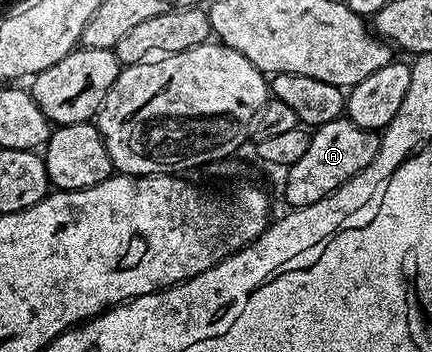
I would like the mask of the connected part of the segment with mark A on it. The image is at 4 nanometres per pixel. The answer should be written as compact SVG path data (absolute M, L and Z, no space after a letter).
M348 118L324 122L318 128L313 129L307 152L300 157L300 162L296 162L284 172L286 200L290 203L289 207L296 209L312 206L324 200L326 196L332 194L356 174L367 171L372 158L376 158L379 152L379 139L378 132L356 126L356 122Z

